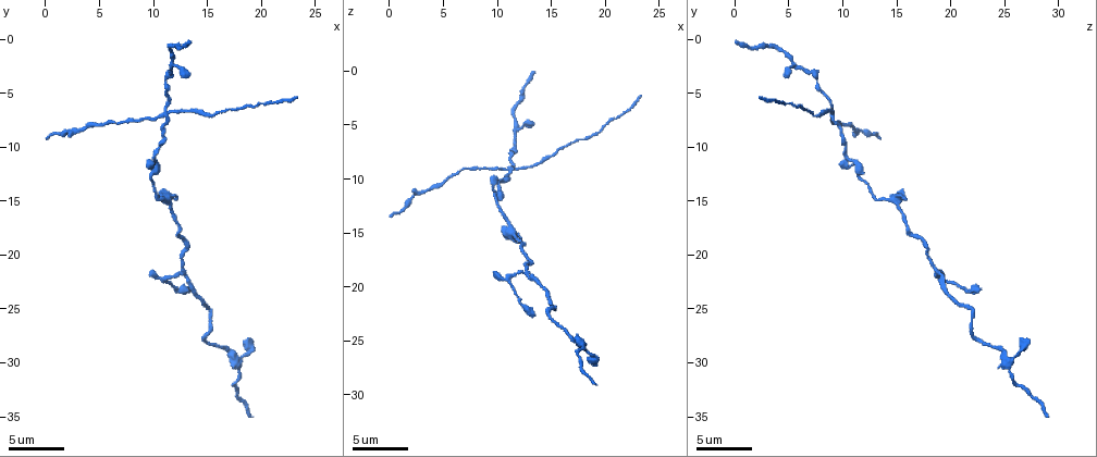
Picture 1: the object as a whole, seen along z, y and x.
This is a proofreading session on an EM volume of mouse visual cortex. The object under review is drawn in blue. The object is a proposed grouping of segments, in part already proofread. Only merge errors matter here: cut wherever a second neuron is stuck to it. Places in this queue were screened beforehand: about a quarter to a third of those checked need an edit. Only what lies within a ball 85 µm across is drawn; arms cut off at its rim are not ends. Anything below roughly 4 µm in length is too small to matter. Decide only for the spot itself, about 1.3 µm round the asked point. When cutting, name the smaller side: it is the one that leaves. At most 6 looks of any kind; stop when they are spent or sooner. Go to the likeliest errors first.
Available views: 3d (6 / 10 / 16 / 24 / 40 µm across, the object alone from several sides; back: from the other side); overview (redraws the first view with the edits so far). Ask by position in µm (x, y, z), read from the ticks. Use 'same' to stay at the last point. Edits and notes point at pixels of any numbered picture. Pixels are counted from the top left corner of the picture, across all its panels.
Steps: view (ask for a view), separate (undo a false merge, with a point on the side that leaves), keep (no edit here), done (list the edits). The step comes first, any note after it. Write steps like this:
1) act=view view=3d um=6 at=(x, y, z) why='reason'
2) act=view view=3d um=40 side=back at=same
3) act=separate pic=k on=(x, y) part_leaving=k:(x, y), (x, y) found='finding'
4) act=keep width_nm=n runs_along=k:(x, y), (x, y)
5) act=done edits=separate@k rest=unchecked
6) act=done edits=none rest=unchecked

act=view view=3d um=10 at=(11.6, 6.6, 9.0) why='four arms meet'

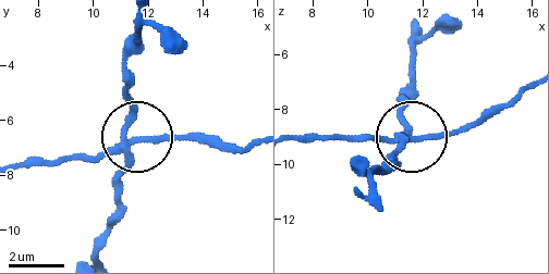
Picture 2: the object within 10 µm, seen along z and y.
act=separate pic=2 on=(168, 136) arms=4 part_leaving=2:(126, 141), (251, 146) found='a second neuron is stuck on'

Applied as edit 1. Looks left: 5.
act=view view=3d um=6 at=(10.0, 11.0, 10.6) why='two arms in line, one across'

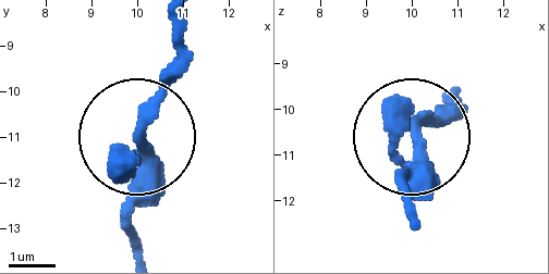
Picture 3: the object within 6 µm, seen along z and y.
act=keep arms=3 found='continuous, no second neuron'

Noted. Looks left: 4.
act=view view=3d um=10 at=(12.4, 21.8, 18.8) why='arms part here'

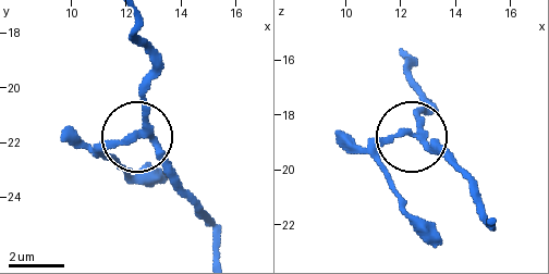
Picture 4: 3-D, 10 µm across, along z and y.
act=view view=3d um=6 at=(12.4, 21.8, 18.7) why='closer look'

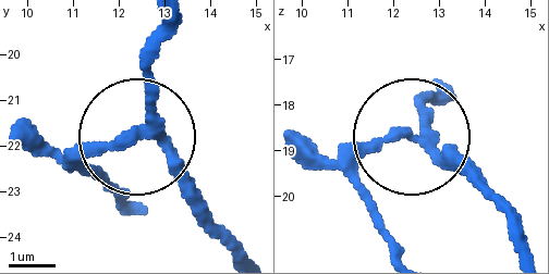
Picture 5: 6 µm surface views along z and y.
act=keep width_nm=220 runs_along=5:(161, 24), (142, 128), (78, 152), (36, 152) found='one neuron here'

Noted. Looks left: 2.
act=done edits=separate@2 rest=unchecked

